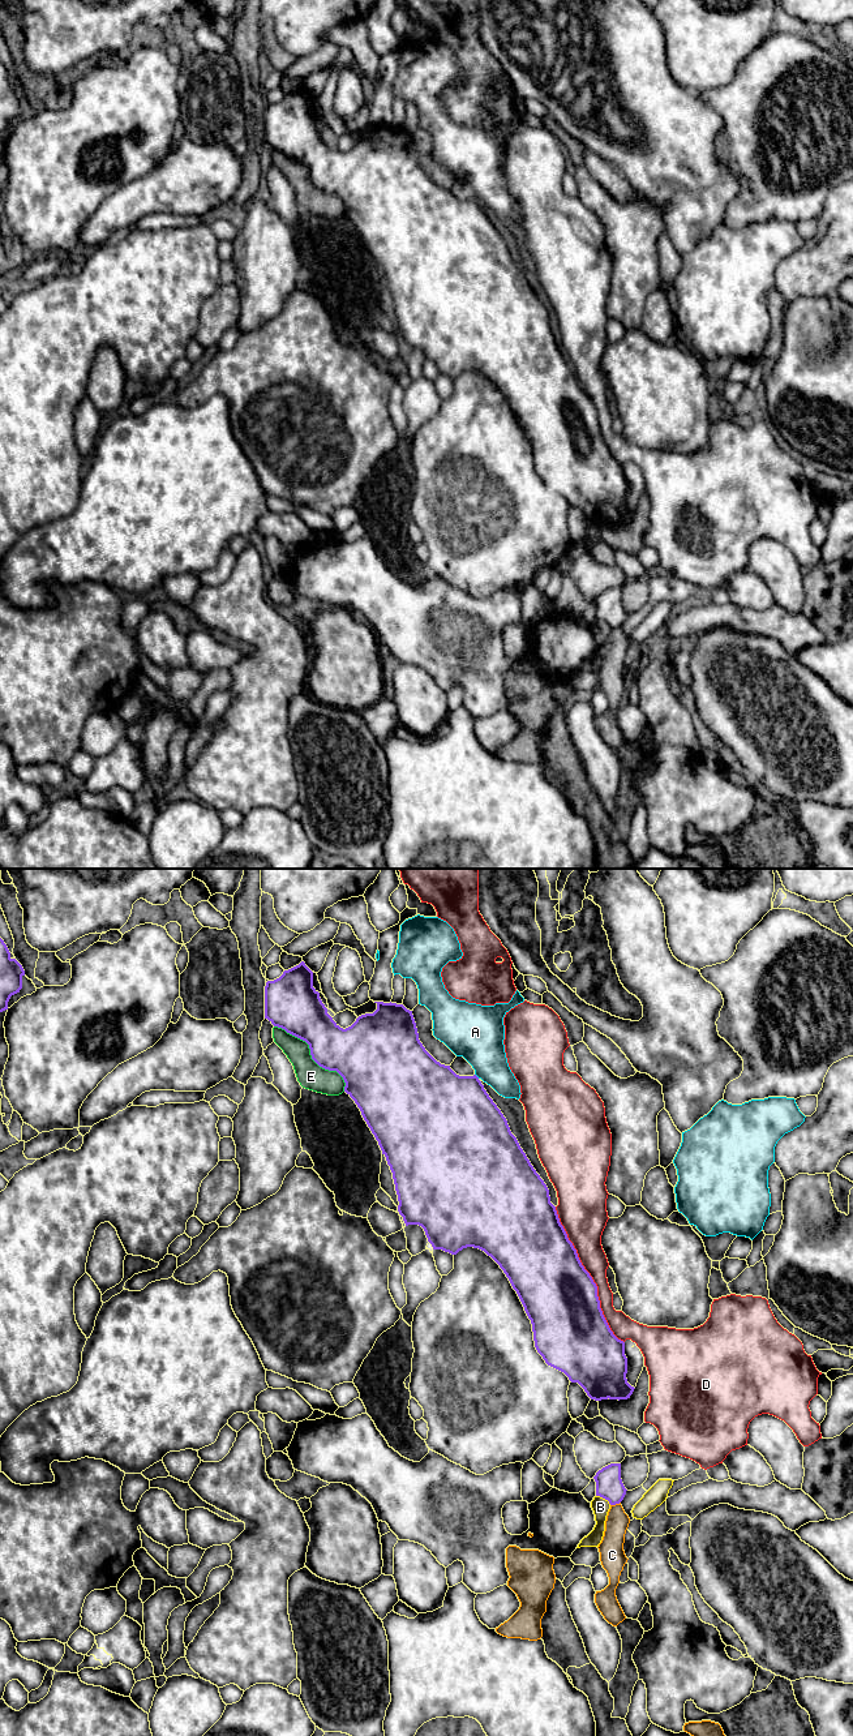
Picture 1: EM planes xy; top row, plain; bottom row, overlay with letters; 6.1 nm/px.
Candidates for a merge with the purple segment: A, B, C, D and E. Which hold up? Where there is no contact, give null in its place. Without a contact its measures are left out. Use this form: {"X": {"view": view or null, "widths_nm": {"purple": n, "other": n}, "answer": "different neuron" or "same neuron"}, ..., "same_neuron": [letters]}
{"A": {"view": "xy", "widths_nm": {"purple": 440, "other": 320}, "answer": "different neuron"}, "B": {"view": "xy", "widths_nm": {"purple": 170, "other": 110}, "answer": "different neuron"}, "C": {"view": "xy", "widths_nm": {"purple": 170, "other": 140}, "answer": "different neuron"}, "D": {"view": "xy", "widths_nm": {"purple": 460, "other": 190}, "answer": "different neuron"}, "E": {"view": "xy", "widths_nm": {"purple": 300, "other": 160}, "answer": "different neuron"}, "same_neuron": []}

